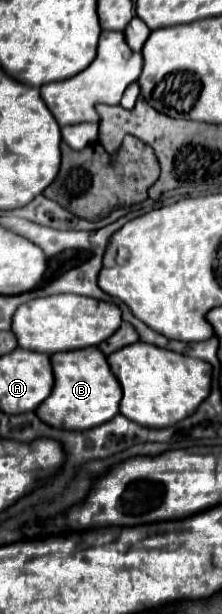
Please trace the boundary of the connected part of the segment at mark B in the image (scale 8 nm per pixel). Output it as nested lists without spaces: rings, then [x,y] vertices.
[[[98,346],[56,352],[52,356],[52,366],[56,382],[52,394],[36,408],[40,420],[68,430],[88,430],[112,420],[120,412],[122,388],[118,386],[118,378],[114,378],[106,356],[98,350]]]

